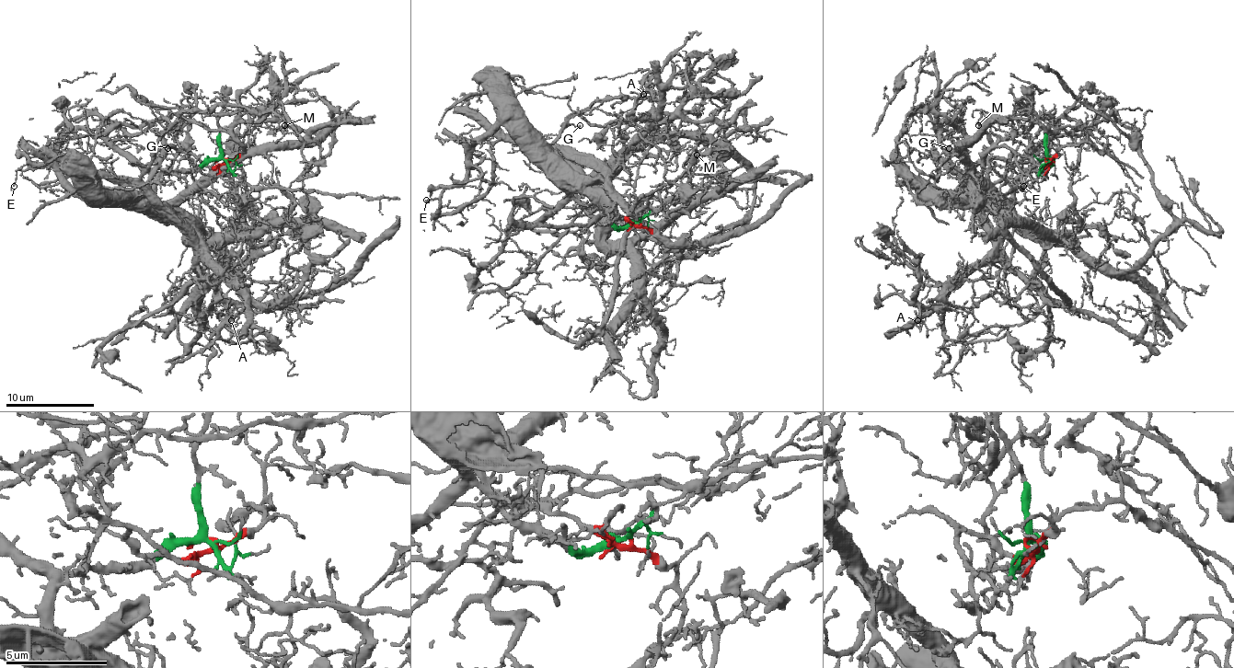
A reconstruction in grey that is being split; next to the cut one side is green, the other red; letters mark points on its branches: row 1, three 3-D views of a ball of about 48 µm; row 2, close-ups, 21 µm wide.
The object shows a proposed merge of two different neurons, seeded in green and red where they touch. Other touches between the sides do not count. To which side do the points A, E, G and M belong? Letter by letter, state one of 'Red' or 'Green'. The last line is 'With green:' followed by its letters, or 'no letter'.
A: Green
E: Green
G: Red
M: Red
With green: A, E

